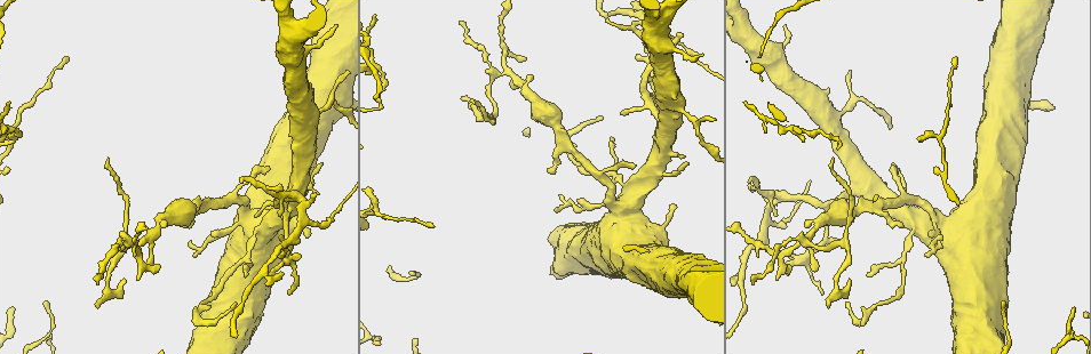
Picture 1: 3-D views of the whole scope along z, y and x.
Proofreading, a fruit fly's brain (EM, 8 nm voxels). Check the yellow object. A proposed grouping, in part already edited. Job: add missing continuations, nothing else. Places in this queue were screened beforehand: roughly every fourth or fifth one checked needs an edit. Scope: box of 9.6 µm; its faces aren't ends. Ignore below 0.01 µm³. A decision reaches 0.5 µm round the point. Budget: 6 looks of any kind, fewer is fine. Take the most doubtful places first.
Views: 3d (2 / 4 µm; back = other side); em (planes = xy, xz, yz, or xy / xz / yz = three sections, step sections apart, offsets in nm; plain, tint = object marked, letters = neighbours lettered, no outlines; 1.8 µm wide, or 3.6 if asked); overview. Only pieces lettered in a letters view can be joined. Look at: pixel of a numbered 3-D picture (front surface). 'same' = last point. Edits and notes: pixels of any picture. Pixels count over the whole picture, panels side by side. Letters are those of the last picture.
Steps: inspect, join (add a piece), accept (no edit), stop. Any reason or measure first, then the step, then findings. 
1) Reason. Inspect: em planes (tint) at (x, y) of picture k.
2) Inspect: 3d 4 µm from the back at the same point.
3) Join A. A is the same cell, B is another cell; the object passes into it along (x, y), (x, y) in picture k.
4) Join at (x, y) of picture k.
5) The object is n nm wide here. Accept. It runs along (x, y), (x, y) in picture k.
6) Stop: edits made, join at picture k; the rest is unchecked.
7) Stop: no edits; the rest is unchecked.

Thin end. Inspect: em xy step 16 (tint) at (511, 86) of picture 1.

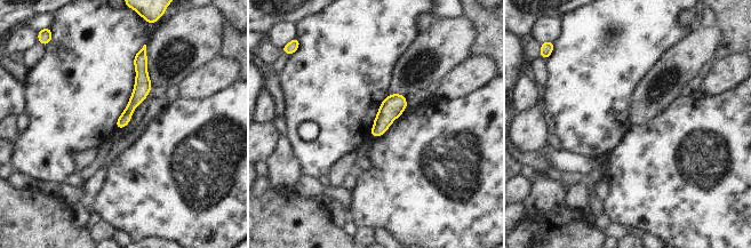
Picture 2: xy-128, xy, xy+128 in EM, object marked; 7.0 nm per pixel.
Inspect: em planes (letters) at the same point.

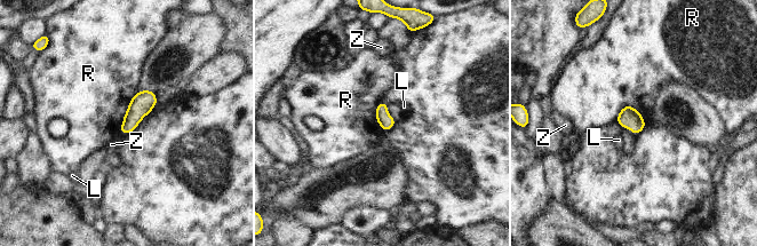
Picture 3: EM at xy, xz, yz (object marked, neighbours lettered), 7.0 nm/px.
Accept. L, R and Z are other cells; a border runs along (137, 92), (128, 105), (119, 133) in picture 3; no lettered piece goes on from it.

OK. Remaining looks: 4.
Sudden change in width. Inspect: em 3.6 µm planes (tint) at (662, 174) of picture 1.

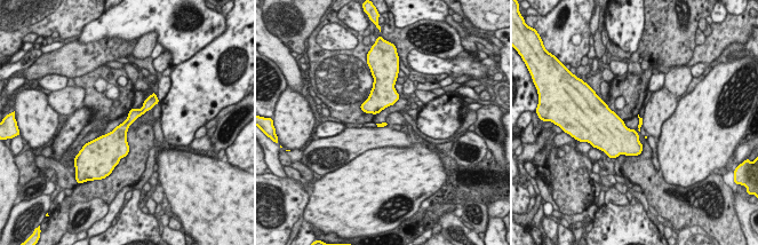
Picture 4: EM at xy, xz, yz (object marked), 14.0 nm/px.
Inspect: em 3.6 µm planes (letters) at the same point.

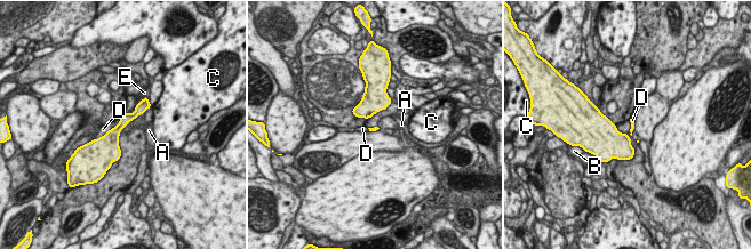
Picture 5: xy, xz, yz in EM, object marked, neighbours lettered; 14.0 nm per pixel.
Accept. A, B, C, D and E are other cells; it runs along (142, 105), (112, 135), (109, 159) in picture 5; none of them fits.

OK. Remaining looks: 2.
An open end. Inspect: em planes (letters) at (557, 207) of picture 1.

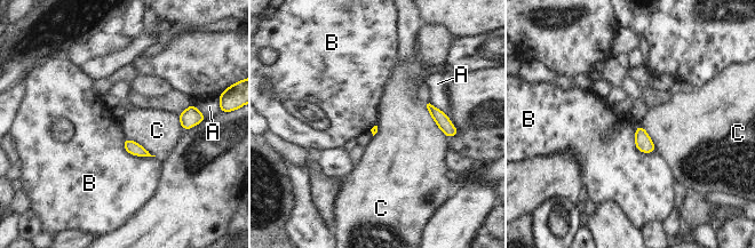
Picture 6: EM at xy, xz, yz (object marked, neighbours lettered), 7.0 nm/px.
Accept. A, B and C are other cells; none of them fits.

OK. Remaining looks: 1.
Stop: no edits; the rest is unchecked.

